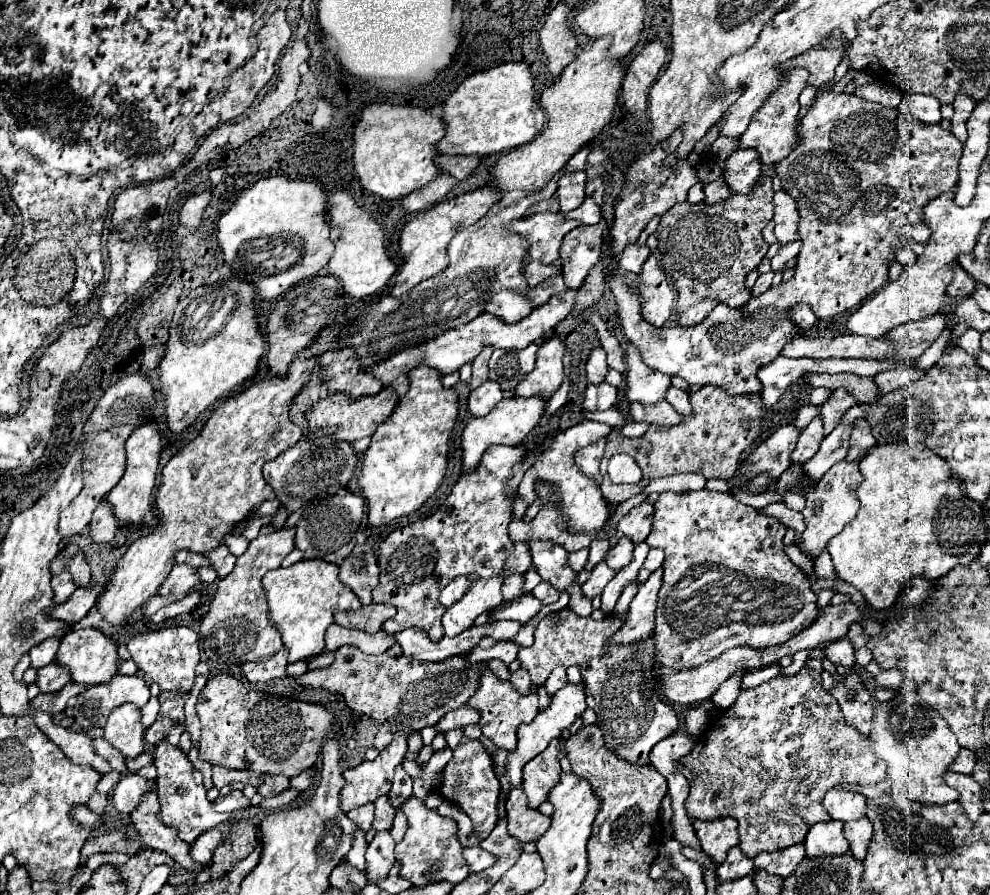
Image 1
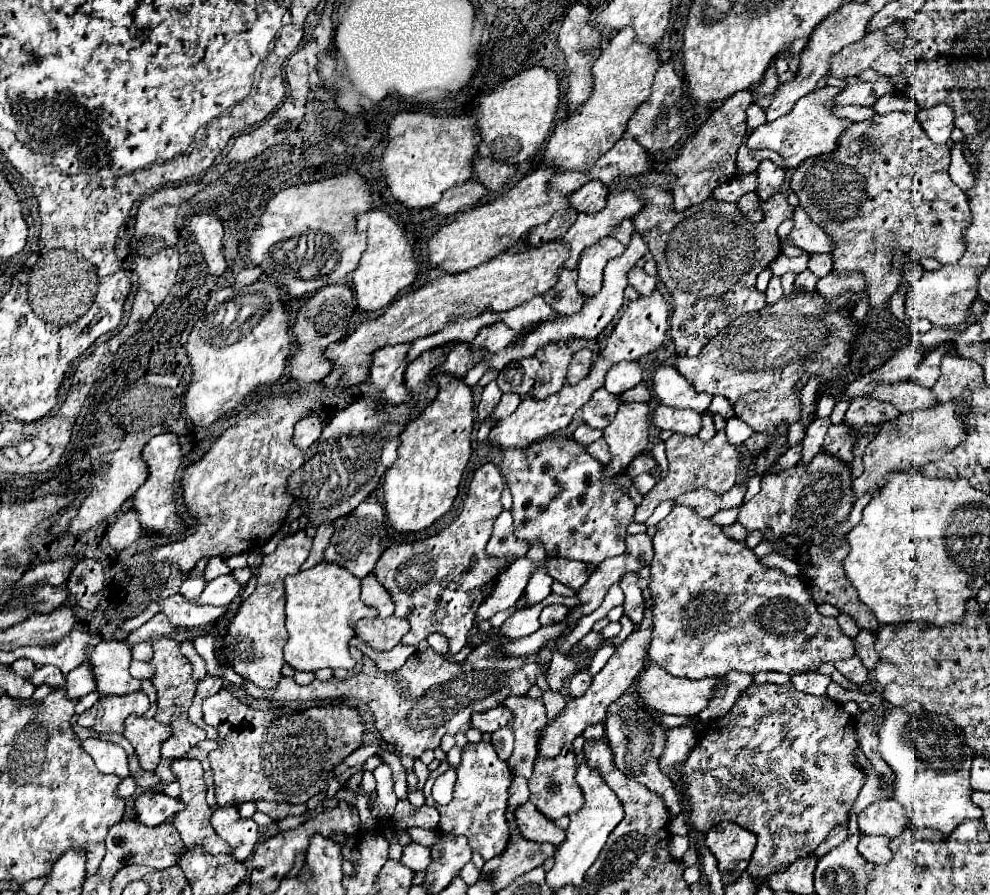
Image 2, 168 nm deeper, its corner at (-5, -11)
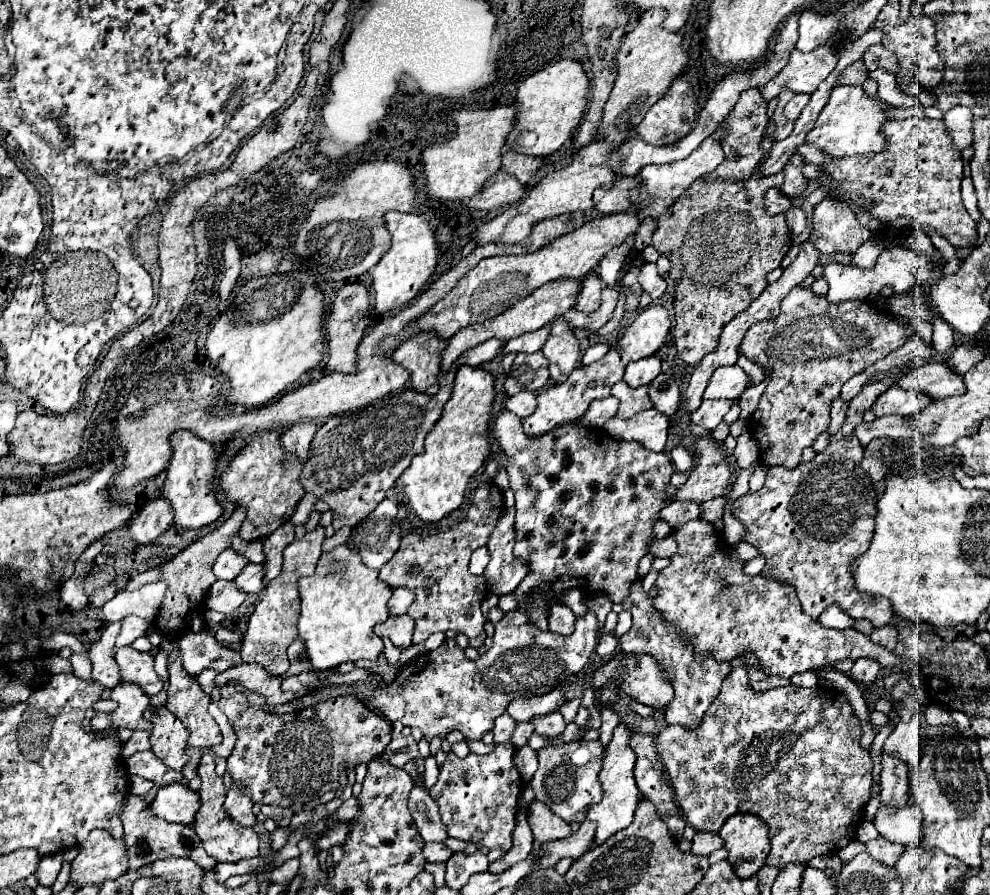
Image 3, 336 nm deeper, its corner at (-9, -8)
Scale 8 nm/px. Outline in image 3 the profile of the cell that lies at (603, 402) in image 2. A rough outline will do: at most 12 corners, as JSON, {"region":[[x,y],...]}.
{"region":[[615,397],[593,401],[583,423],[601,429],[617,413]]}

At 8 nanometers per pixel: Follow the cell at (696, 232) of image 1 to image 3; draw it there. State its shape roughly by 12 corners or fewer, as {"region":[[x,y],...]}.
{"region":[[773,177],[697,179],[653,235],[697,365],[791,249]]}

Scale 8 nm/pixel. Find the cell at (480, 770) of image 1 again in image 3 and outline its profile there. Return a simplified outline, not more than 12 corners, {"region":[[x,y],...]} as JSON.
{"region":[[511,743],[447,753],[429,793],[449,837],[511,849]]}

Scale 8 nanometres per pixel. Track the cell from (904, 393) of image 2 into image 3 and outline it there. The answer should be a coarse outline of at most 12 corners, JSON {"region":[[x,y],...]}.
{"region":[[947,363],[915,367],[899,387],[921,389],[933,399],[967,391]]}

